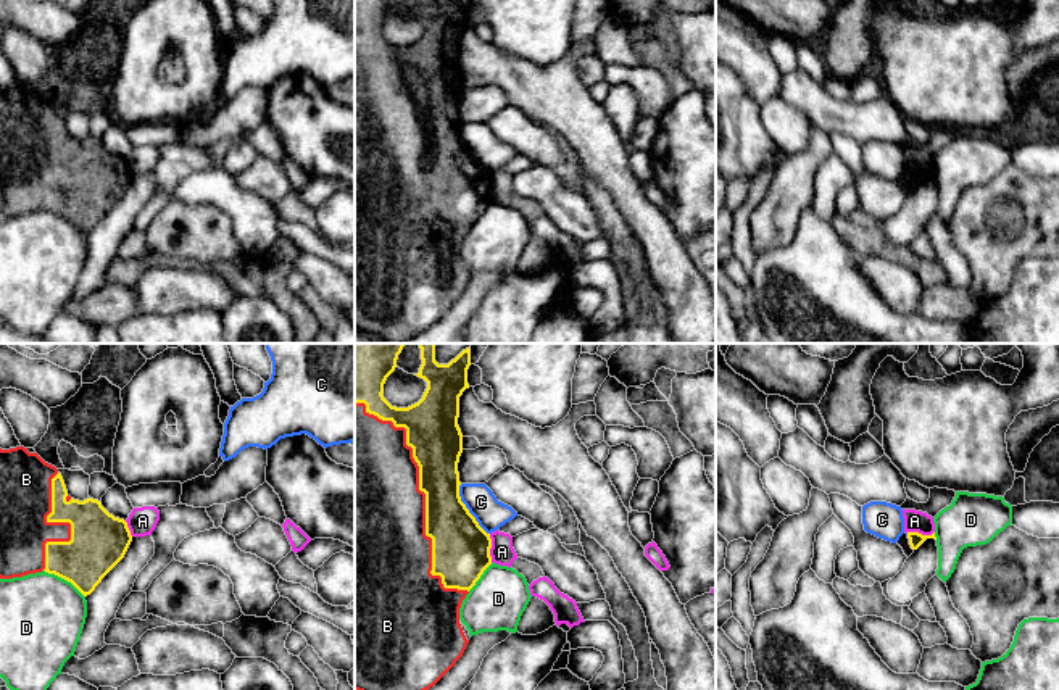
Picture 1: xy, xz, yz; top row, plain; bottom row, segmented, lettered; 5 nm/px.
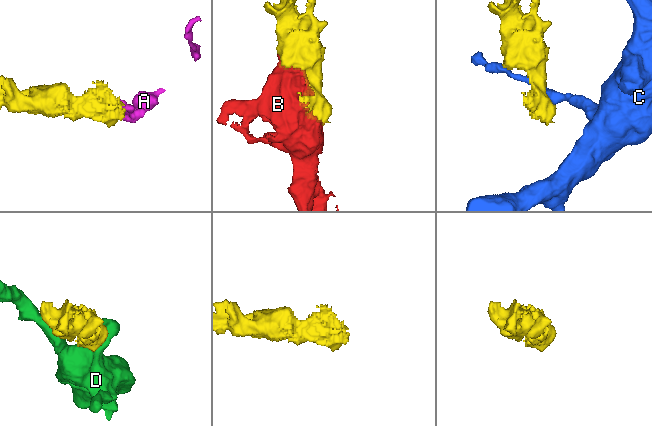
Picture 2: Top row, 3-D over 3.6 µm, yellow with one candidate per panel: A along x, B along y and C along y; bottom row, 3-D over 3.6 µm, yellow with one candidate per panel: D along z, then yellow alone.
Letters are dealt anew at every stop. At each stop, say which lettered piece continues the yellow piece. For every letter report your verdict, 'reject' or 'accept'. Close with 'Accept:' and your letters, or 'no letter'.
A: reject
B: accept
C: reject
D: reject
Accept: B

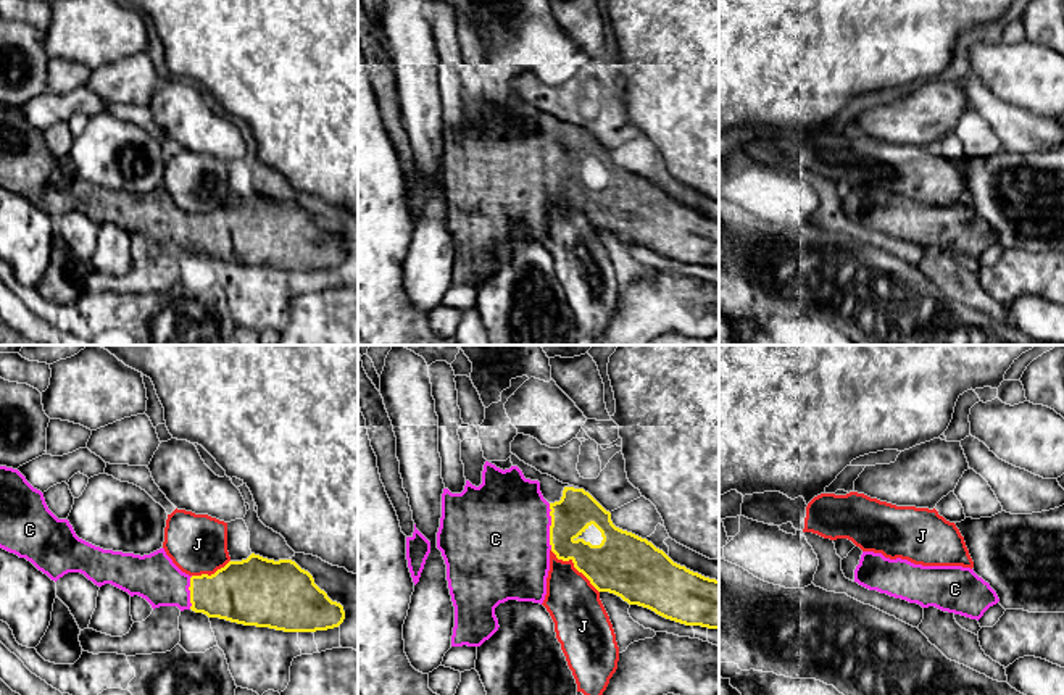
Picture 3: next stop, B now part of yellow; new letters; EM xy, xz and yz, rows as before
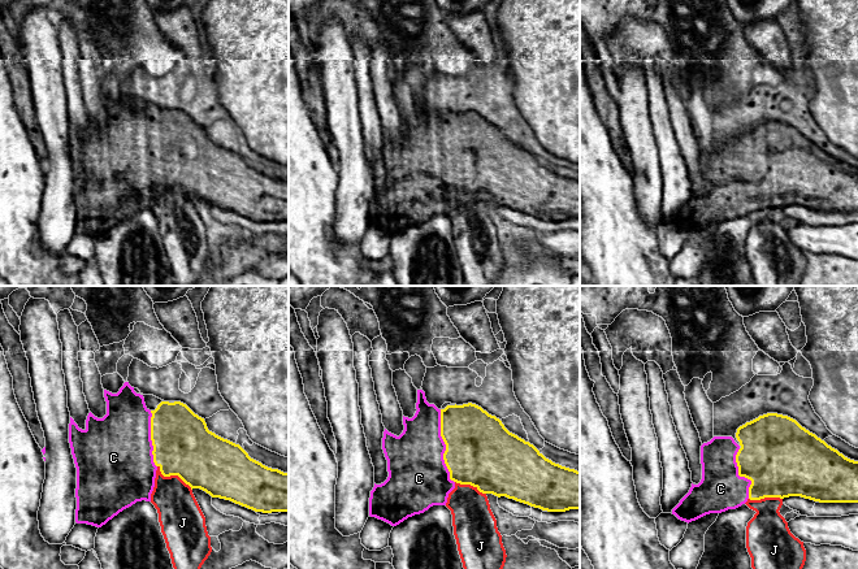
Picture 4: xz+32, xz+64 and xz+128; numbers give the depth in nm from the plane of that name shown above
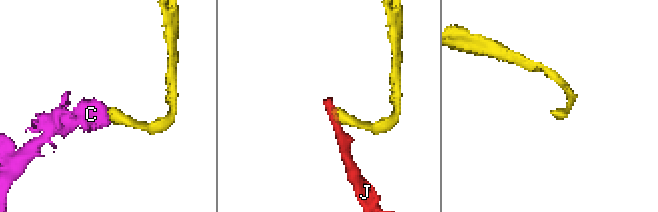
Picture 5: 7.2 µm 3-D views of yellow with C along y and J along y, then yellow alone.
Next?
C: accept
J: reject
Accept: C

